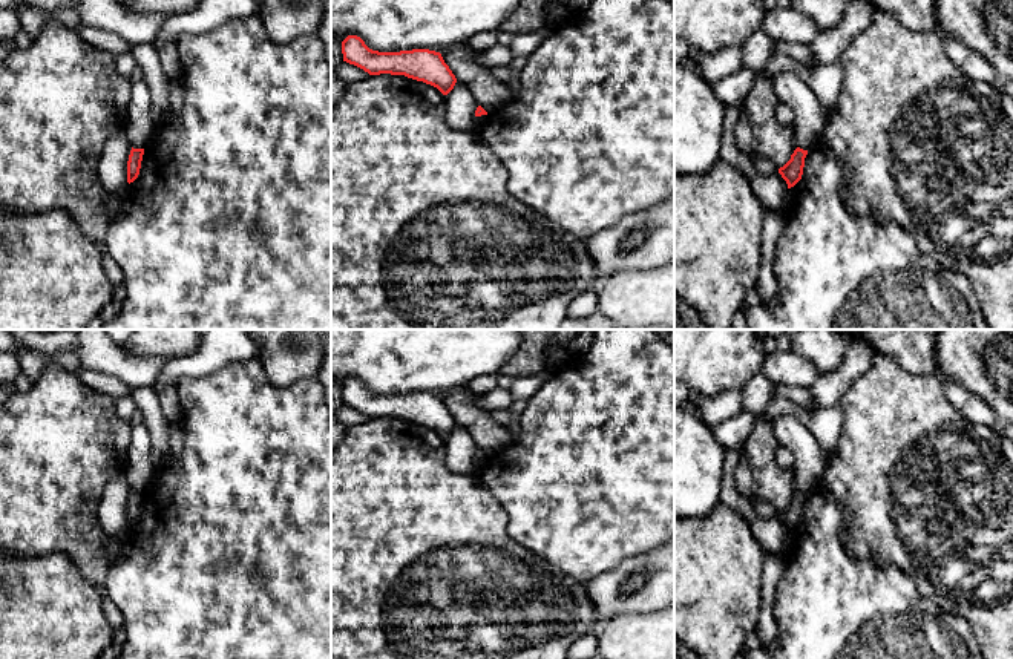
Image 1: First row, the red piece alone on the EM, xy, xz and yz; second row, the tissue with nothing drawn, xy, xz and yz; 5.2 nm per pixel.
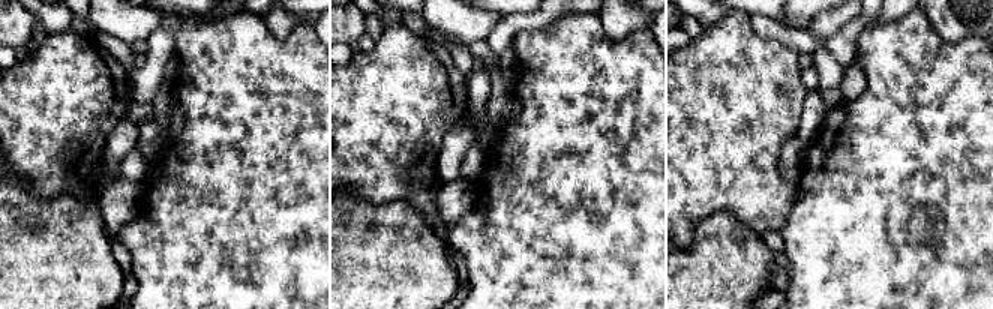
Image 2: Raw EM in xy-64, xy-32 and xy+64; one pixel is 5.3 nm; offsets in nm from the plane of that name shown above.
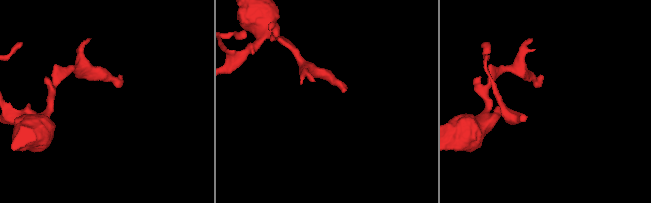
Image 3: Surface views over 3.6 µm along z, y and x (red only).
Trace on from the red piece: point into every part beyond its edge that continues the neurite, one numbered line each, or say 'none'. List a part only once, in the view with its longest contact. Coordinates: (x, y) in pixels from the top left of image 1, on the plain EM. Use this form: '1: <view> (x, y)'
none

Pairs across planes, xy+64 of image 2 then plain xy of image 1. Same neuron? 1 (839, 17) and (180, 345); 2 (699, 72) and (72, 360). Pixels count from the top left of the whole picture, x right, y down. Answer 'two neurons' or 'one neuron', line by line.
1: two neurons
2: two neurons

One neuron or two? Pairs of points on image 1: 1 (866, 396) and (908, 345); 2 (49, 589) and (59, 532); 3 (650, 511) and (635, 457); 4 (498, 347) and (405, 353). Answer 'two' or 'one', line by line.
1: two
2: two
3: one
4: one

